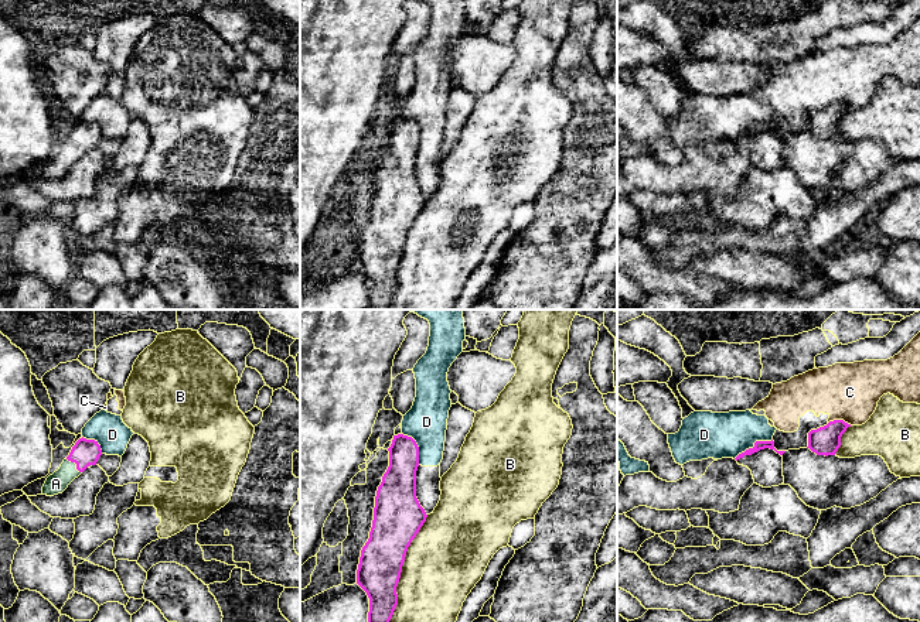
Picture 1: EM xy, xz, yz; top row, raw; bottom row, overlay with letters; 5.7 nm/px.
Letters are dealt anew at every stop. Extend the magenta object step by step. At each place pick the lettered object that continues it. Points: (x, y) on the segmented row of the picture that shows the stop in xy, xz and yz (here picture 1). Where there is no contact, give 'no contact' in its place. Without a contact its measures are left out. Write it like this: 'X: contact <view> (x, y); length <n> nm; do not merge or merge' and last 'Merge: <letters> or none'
A: contact xy (75, 462); length 130 nm; merge
B: contact xz (401, 568); length 650 nm; do not merge
C: contact yz (840, 420); length 140 nm; do not merge
D: contact yz (755, 446); length 260 nm; do not merge
Merge: A

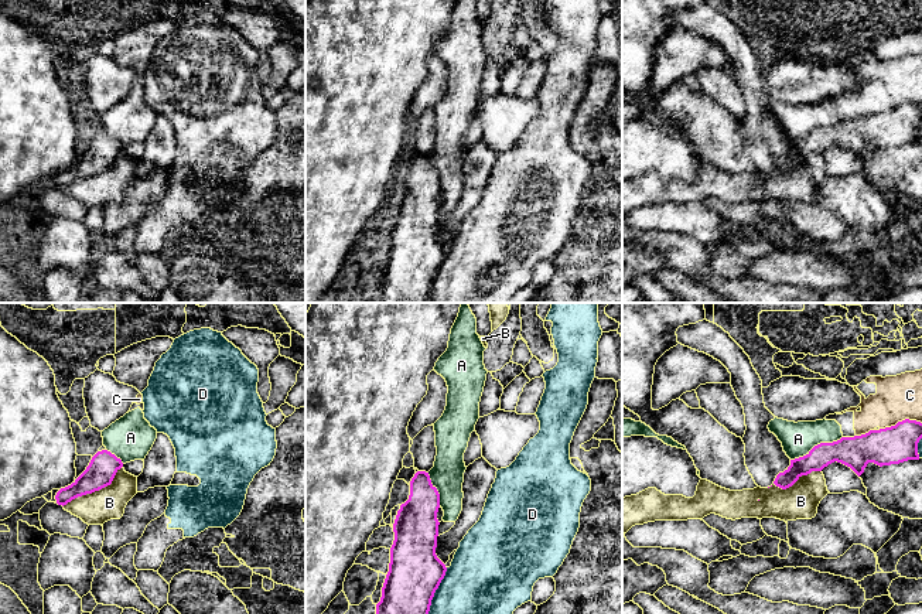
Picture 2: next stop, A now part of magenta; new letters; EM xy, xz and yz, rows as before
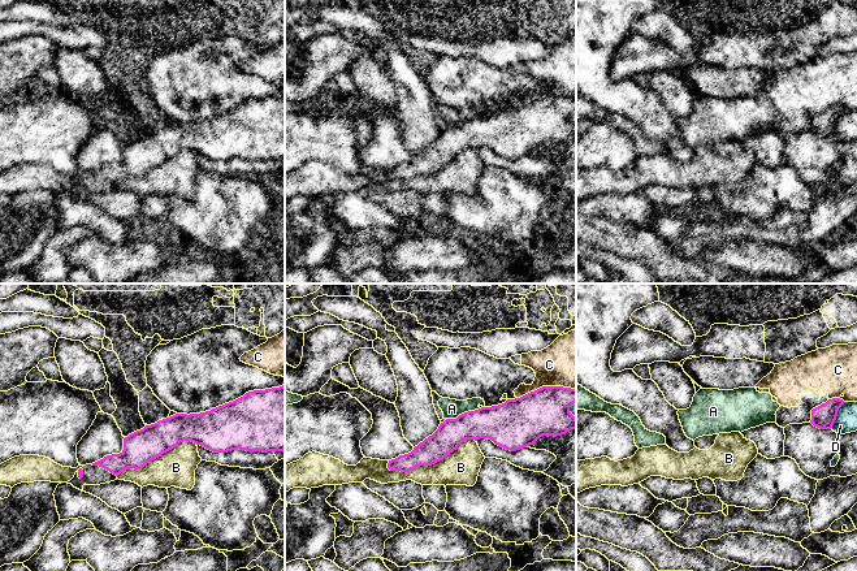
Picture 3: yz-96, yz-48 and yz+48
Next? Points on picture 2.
A: contact yz (818, 444); length 320 nm; do not merge
B: contact xy (95, 490); length 420 nm; do not merge
C: contact yz (900, 422); length 240 nm; do not merge
D: contact xz (436, 589); length 280 nm; do not merge
Merge: none

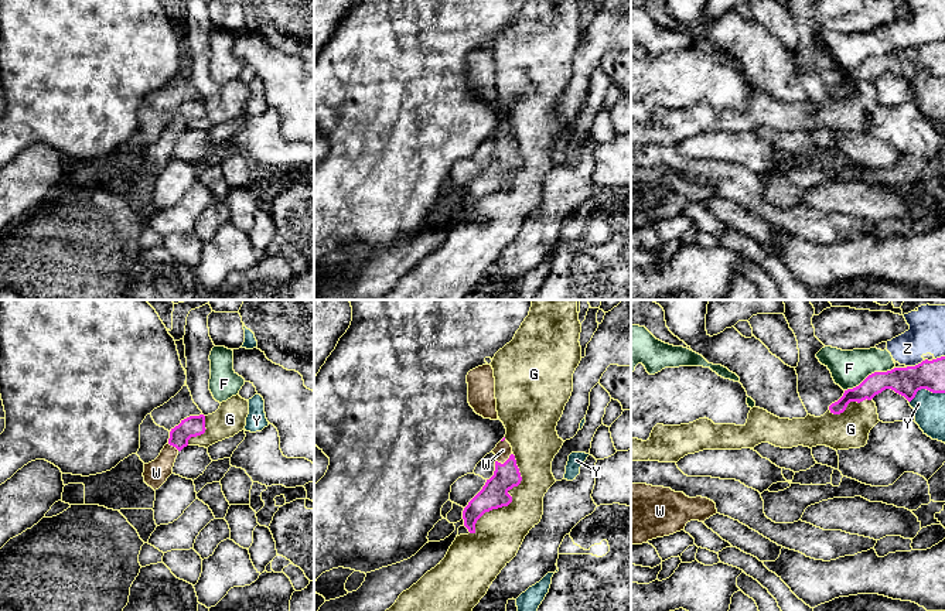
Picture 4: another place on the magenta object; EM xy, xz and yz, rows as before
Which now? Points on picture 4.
F: contact yz (869, 375); length 320 nm; do not merge
G: contact xz (511, 501); length 500 nm; do not merge
W: contact xz (505, 461); length 110 nm; merge
Y: contact yz (925, 388); length 220 nm; do not merge
Z: contact yz (915, 365); length 120 nm; do not merge
Merge: W

